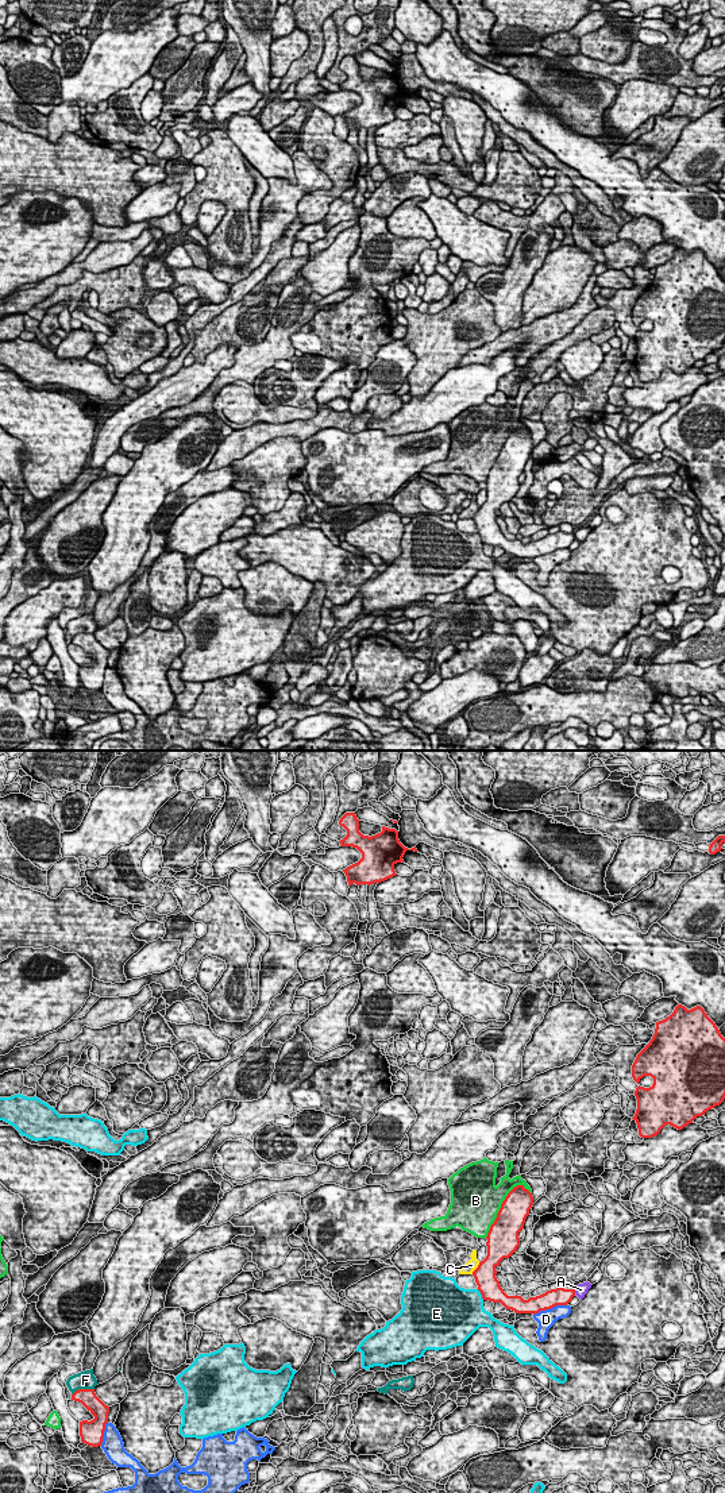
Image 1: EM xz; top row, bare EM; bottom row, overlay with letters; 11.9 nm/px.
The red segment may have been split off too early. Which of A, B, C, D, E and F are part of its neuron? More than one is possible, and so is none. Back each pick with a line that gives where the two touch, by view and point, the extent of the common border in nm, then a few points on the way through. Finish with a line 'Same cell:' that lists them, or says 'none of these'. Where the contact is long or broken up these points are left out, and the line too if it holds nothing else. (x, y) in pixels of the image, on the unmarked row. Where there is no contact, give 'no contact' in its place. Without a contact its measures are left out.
Same cell: none of these

